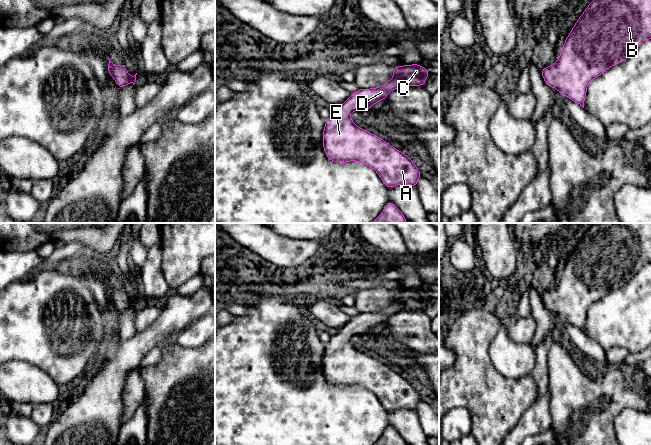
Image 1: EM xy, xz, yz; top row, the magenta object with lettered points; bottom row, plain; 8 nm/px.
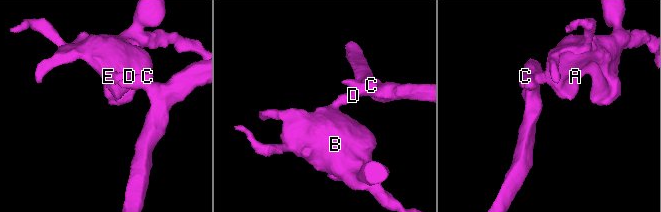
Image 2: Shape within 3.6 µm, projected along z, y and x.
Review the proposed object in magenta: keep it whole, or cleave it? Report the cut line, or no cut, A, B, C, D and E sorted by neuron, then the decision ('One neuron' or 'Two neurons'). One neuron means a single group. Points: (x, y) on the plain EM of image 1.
No split. Groups: A B C D E. One neuron

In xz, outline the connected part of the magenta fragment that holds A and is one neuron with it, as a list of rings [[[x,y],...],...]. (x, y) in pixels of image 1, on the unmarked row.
[[[420,288],[395,290],[393,301],[386,308],[376,312],[359,312],[358,315],[351,317],[350,321],[340,329],[340,332],[331,336],[330,341],[325,344],[322,364],[323,373],[328,383],[337,387],[356,385],[365,388],[376,395],[388,413],[401,408],[416,412],[422,398],[413,384],[387,365],[355,349],[350,338],[353,335],[369,334],[375,327],[385,324],[391,315],[399,311],[424,310],[429,298],[429,295]]]

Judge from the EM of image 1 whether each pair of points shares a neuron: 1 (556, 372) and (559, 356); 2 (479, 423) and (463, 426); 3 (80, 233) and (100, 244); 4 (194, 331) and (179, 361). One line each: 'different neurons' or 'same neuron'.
1: same neuron
2: different neurons
3: same neuron
4: different neurons

